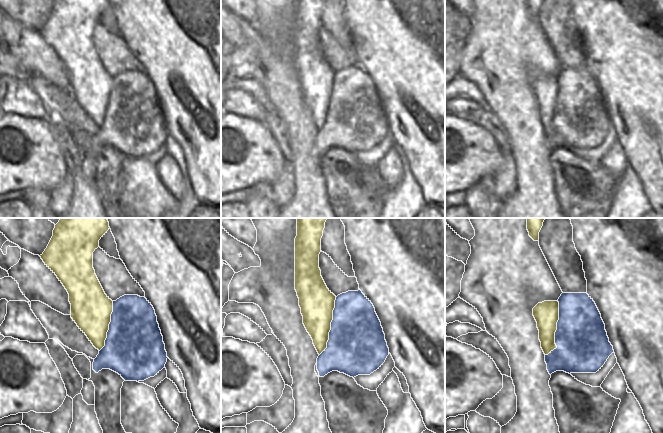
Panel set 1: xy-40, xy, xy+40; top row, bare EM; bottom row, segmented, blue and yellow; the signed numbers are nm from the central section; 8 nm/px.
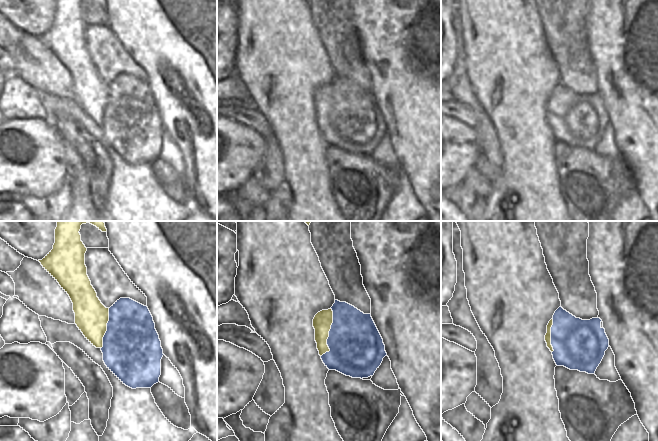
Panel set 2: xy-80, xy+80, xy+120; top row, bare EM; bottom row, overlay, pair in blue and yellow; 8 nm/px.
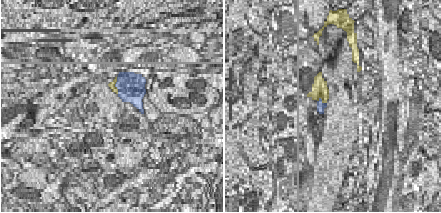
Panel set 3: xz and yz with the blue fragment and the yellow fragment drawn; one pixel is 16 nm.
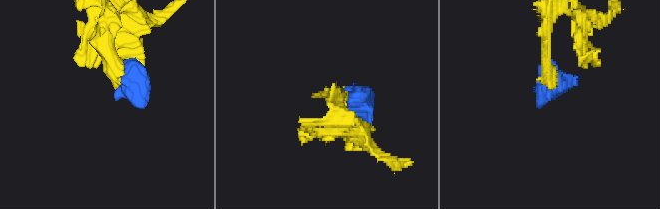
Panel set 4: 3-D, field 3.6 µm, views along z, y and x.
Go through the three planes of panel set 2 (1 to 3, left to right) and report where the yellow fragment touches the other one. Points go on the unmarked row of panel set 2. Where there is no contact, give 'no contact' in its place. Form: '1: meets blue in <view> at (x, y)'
1: meets blue in xy-80 at (107, 104)
2: meets blue in xy+80 at (329, 109)
3: meets blue in xy+120 at (551, 111)

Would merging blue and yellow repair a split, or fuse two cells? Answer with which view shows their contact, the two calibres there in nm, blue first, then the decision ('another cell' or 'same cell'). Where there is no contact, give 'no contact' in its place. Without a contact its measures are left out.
xy+40 | 420/200 nm | another cell

